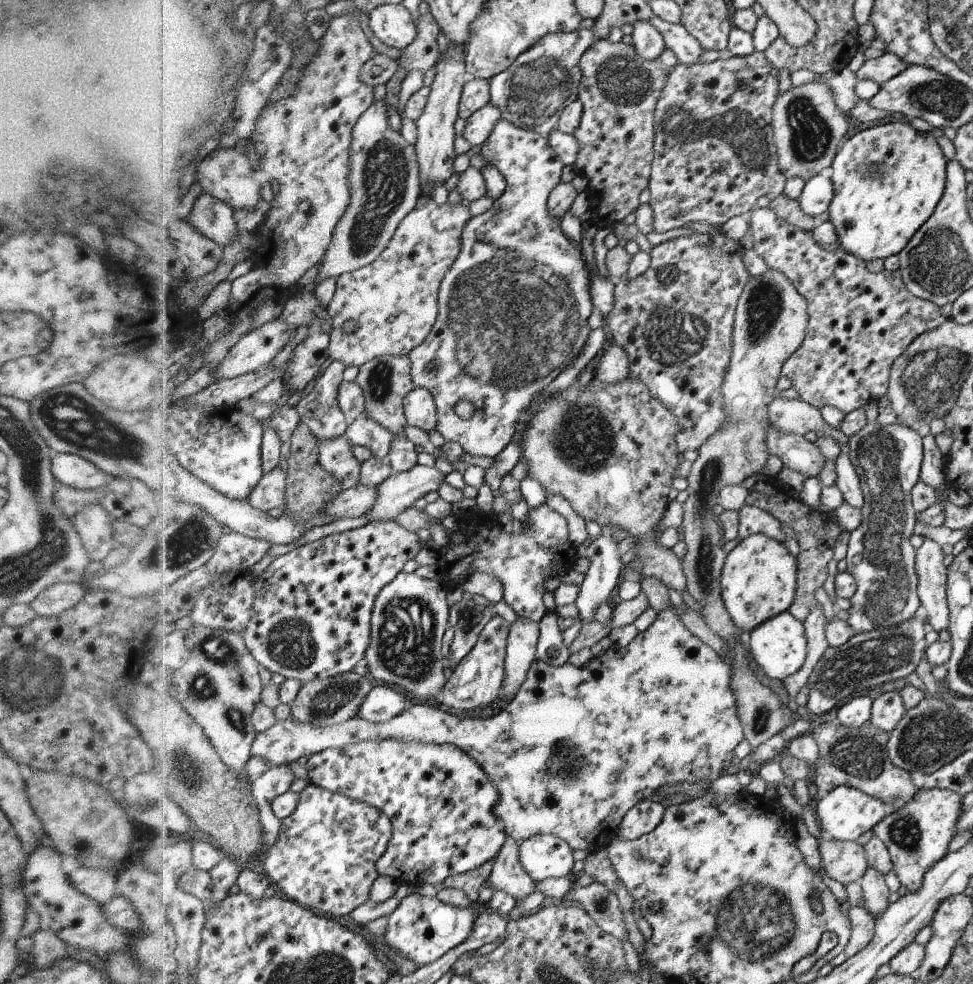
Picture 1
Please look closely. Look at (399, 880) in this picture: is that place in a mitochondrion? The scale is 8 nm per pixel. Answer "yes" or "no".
no

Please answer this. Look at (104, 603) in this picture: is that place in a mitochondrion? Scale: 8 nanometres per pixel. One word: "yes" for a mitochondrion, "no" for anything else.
no

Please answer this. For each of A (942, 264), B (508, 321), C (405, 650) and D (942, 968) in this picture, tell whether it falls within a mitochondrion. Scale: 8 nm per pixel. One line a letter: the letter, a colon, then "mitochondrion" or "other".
A: mitochondrion
B: mitochondrion
C: mitochondrion
D: other

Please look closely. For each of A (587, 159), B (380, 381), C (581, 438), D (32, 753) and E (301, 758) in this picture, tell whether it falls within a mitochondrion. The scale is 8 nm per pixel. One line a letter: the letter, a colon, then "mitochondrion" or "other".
A: other
B: mitochondrion
C: mitochondrion
D: other
E: other

